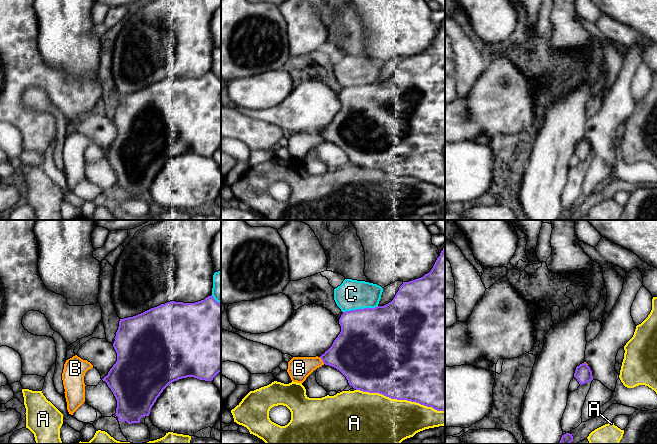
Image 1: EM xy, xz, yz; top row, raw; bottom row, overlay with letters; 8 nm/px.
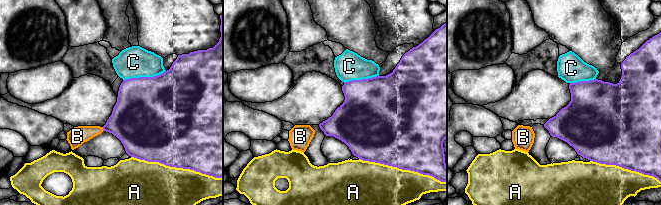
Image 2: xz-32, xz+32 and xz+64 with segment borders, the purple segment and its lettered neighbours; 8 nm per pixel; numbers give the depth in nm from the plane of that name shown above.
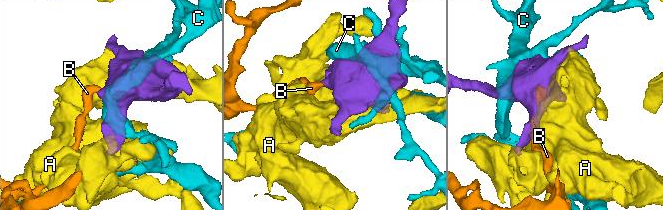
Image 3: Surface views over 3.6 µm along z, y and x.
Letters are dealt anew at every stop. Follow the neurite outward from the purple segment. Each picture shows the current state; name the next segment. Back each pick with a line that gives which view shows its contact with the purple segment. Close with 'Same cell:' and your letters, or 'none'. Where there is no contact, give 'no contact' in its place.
Same cell: none

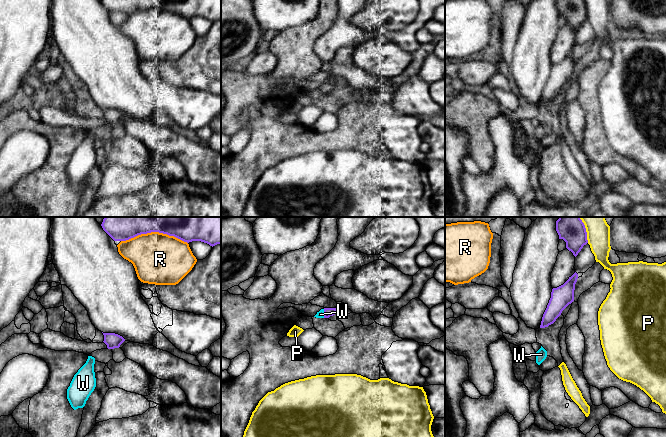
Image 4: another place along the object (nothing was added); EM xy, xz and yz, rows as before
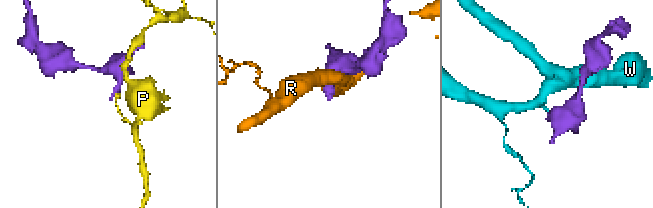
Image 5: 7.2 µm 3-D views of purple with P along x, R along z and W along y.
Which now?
W: meets purple in xz
Same cell: W

